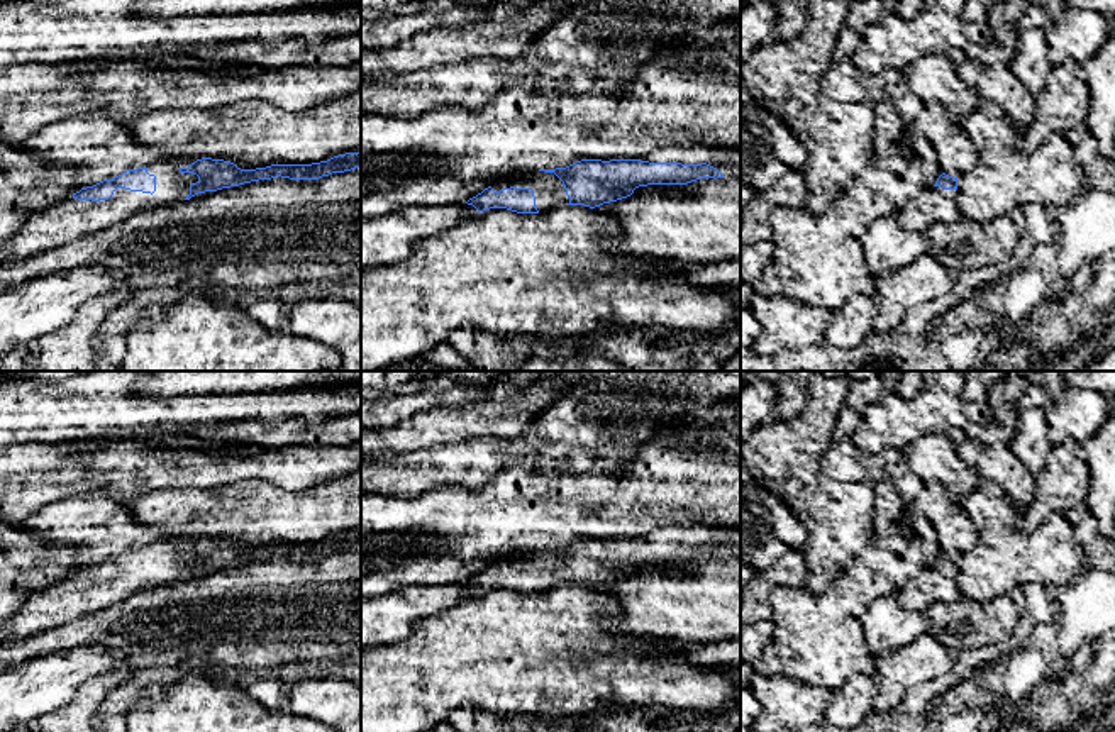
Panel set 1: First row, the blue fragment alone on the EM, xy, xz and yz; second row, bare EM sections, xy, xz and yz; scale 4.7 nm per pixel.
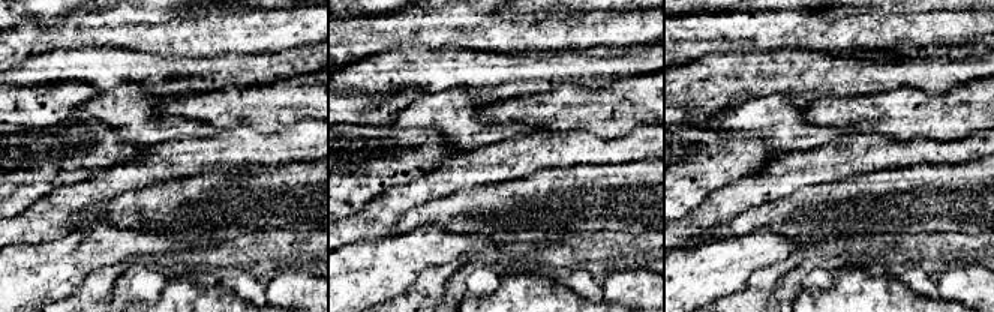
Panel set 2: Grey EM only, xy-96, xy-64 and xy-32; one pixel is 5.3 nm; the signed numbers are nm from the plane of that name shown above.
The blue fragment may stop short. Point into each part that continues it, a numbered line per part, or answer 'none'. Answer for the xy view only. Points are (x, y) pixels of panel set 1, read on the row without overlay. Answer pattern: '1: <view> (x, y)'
1: xy (68, 598)

